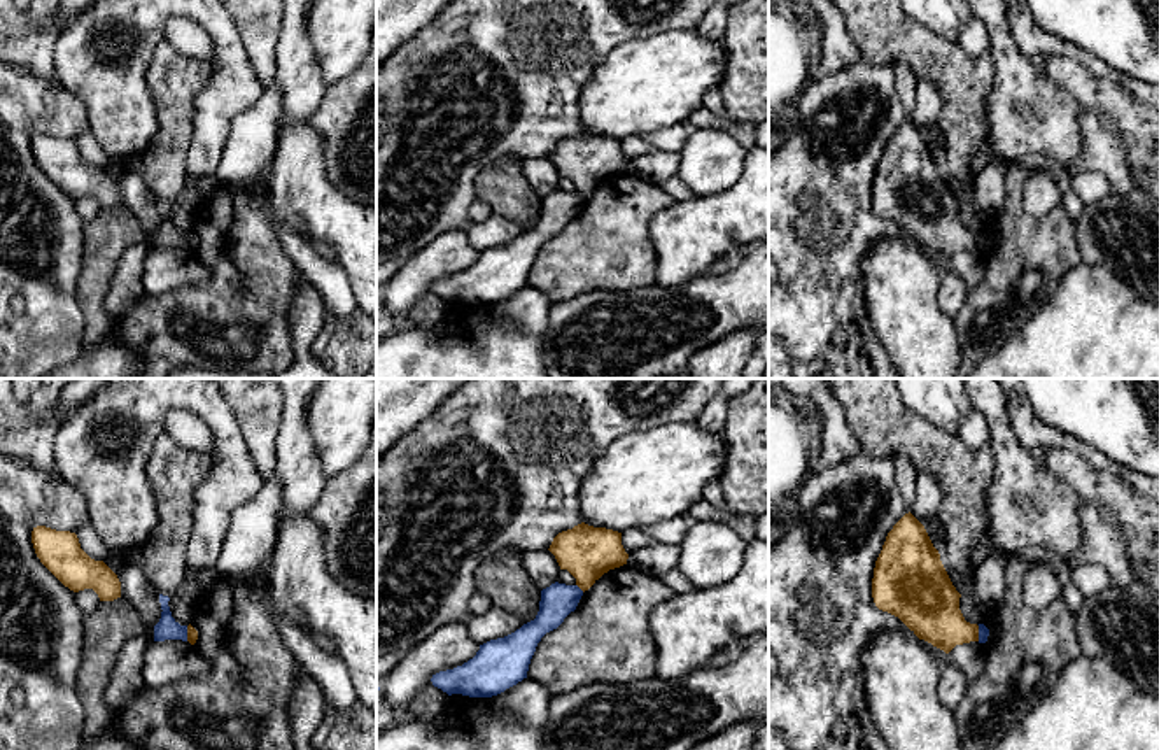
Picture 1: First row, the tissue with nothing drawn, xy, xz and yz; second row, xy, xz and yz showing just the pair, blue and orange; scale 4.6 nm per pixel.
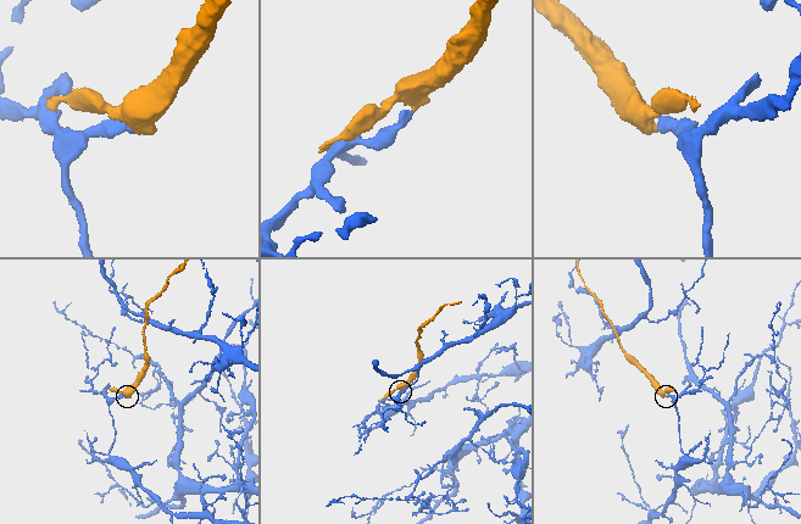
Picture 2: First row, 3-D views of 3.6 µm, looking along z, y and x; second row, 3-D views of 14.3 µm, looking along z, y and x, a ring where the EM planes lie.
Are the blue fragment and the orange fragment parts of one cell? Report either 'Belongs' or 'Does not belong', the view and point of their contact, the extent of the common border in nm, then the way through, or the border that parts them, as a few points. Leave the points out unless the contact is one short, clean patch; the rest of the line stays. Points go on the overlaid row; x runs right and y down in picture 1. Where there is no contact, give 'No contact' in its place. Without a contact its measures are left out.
Does not belong. Touches blue at xz (578, 587). Shared border 50 nm. Boundary: xz (576, 584), (583, 591)

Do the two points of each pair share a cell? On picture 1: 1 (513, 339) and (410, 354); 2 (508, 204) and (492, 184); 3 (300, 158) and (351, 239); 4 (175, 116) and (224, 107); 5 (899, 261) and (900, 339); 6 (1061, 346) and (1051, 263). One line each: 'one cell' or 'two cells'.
1: one cell
2: one cell
3: one cell
4: two cells
5: one cell
6: two cells

